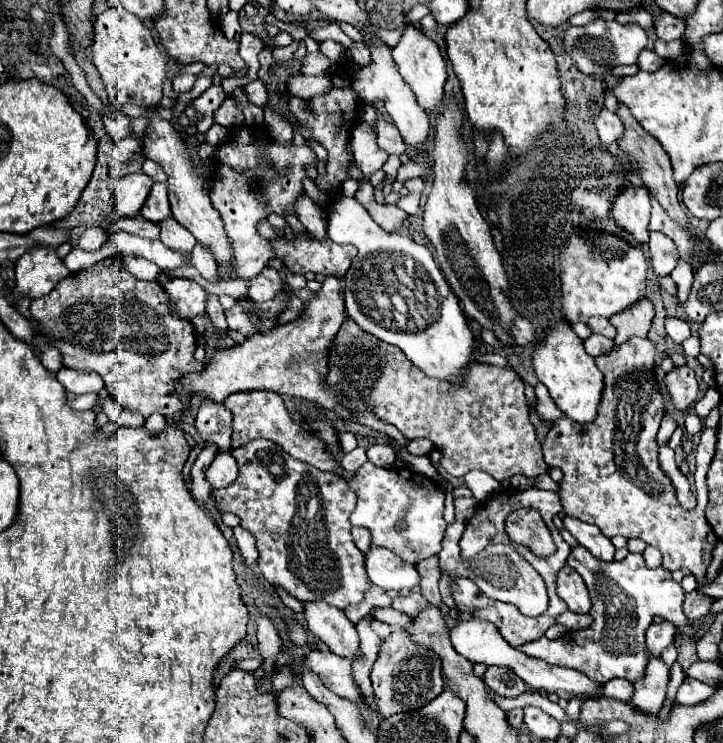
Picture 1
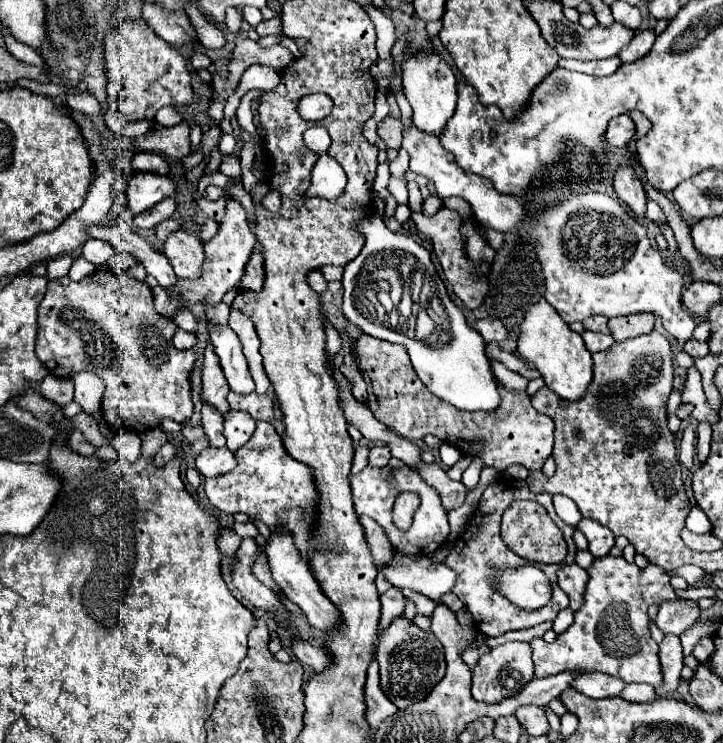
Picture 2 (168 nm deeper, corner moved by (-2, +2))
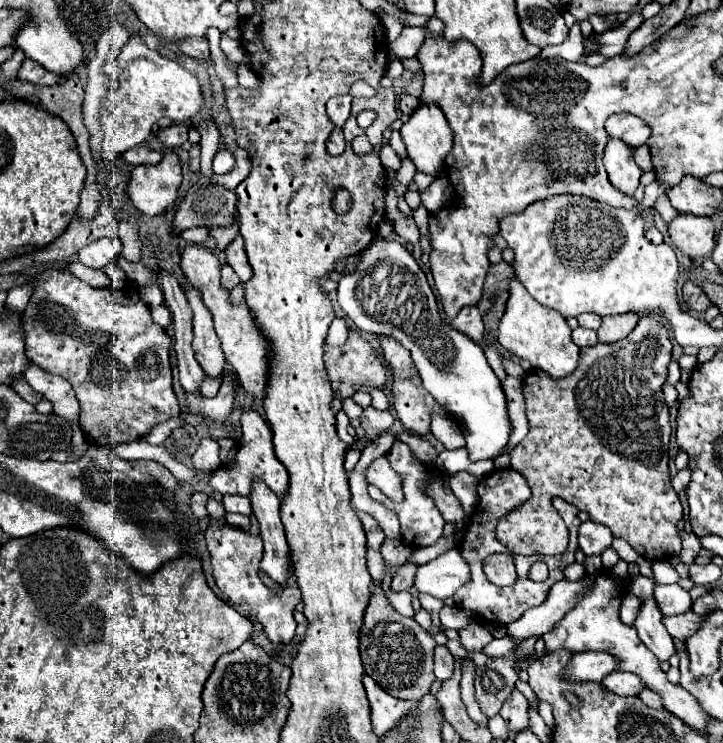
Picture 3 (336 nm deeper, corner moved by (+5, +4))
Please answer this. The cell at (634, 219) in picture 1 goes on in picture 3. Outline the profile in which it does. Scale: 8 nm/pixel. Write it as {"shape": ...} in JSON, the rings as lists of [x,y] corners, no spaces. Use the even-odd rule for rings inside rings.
{"shape":[[[608,140],[604,152],[604,166],[608,170],[610,184],[618,188],[622,194],[632,196],[642,176],[642,170],[636,166],[632,158],[632,148],[624,146],[624,142],[620,140]]]}

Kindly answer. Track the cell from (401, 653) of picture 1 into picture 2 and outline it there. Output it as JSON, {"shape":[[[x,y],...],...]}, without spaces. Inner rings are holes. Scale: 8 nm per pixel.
{"shape":[[[397,616],[387,630],[381,632],[375,660],[379,662],[381,688],[399,710],[423,700],[445,676],[445,654],[435,634],[431,630],[421,630],[403,616]]]}

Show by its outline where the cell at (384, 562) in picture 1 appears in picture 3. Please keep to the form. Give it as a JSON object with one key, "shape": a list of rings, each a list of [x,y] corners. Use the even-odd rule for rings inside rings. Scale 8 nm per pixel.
{"shape":[[[452,548],[446,554],[438,556],[436,560],[424,566],[418,566],[414,588],[434,598],[446,600],[464,582],[468,582],[468,564],[460,556],[460,550]]]}

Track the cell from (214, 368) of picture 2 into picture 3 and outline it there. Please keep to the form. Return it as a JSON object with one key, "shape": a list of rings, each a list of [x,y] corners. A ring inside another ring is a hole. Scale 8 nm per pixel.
{"shape":[[[186,284],[186,296],[194,310],[194,342],[192,348],[196,352],[196,360],[202,366],[204,374],[212,378],[220,378],[222,370],[226,368],[224,352],[220,350],[220,340],[216,338],[216,332],[212,330],[212,316],[206,310],[206,306],[200,302],[200,296],[194,288]]]}

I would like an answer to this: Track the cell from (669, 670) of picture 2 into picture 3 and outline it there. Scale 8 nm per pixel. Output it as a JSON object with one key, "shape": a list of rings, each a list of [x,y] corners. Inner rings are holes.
{"shape":[[[642,600],[642,610],[634,622],[640,640],[656,654],[658,660],[668,662],[670,656],[676,652],[674,640],[662,624],[662,614],[656,606],[656,600]]]}

